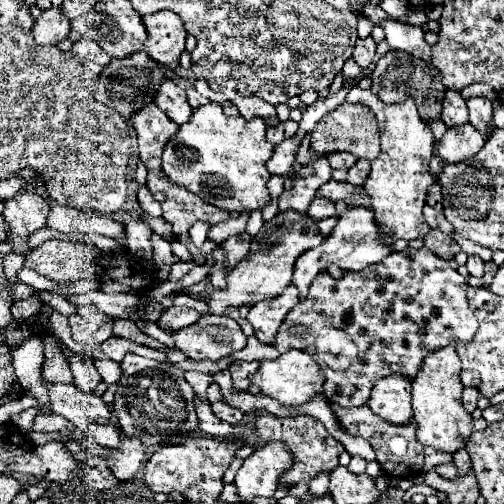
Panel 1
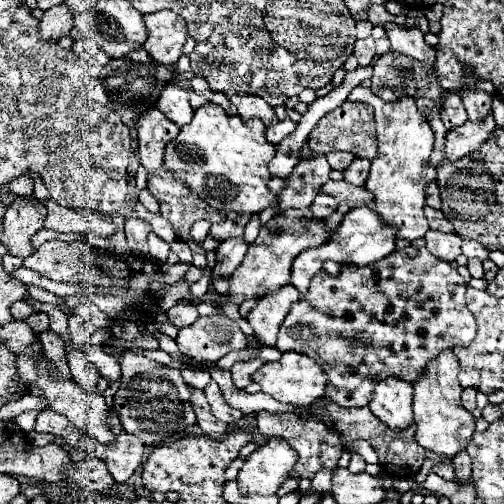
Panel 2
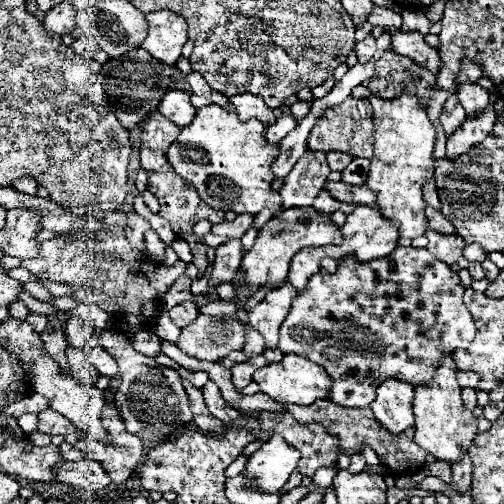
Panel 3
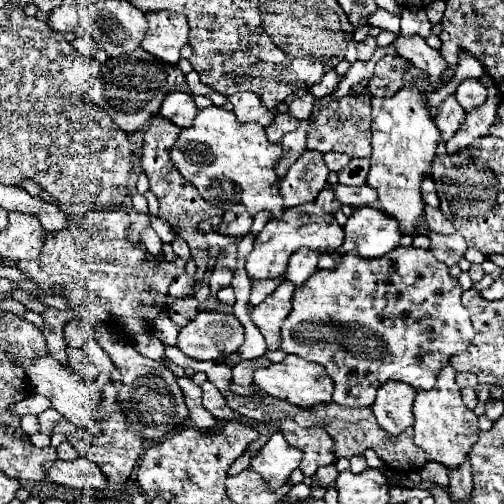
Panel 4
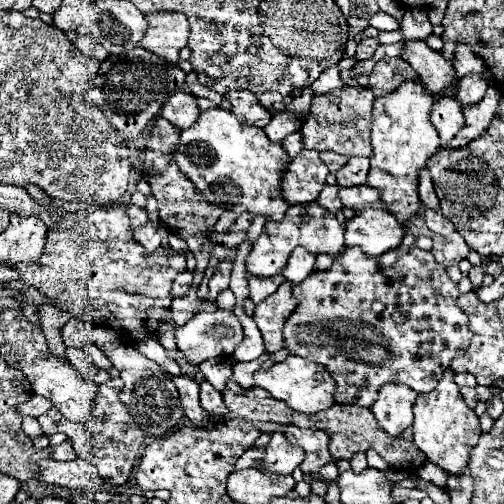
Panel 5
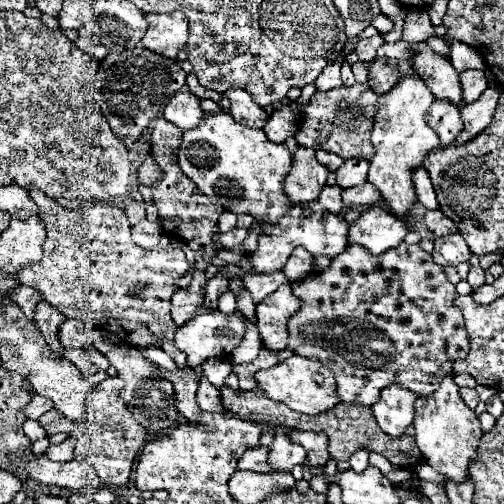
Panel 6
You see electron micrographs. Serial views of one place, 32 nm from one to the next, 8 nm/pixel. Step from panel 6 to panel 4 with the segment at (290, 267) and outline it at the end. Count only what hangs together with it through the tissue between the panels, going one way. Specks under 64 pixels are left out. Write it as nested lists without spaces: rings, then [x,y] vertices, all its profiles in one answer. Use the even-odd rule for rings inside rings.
[[[298,248],[292,254],[292,260],[288,262],[288,272],[284,272],[284,278],[290,280],[294,286],[302,286],[308,276],[312,276],[318,268],[318,252],[312,252],[308,248]]]

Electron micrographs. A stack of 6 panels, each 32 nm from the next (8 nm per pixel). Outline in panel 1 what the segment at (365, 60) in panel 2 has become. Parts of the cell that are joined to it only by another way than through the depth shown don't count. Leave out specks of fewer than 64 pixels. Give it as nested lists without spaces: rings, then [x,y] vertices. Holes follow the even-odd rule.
[[[368,36],[368,38],[356,42],[352,58],[356,60],[356,64],[358,64],[360,68],[368,68],[368,66],[372,64],[374,54],[376,54],[376,44],[374,44],[374,40]]]

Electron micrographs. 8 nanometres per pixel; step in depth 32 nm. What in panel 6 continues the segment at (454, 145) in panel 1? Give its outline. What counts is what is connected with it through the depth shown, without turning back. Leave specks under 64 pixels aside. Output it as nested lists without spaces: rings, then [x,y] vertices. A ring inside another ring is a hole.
[[[486,88],[482,92],[480,100],[476,100],[472,104],[464,104],[460,108],[464,128],[454,144],[466,144],[468,140],[472,140],[476,134],[480,134],[490,124],[496,104],[498,104],[498,96],[500,96],[498,88]]]

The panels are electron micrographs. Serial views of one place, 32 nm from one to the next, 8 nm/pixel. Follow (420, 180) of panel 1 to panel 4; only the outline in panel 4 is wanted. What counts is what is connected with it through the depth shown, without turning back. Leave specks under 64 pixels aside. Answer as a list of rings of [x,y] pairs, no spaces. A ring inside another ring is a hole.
[[[404,86],[400,88],[400,92],[396,92],[396,96],[372,98],[372,158],[370,158],[372,166],[366,184],[378,190],[378,208],[398,220],[402,234],[414,234],[418,222],[422,220],[424,202],[420,196],[420,184],[424,174],[430,172],[438,142],[440,142],[440,130],[434,126],[430,118],[430,102],[418,88]]]

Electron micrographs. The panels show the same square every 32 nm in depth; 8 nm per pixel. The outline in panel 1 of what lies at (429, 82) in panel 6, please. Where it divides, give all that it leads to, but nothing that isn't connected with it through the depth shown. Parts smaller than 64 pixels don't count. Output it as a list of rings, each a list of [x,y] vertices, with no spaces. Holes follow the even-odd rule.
[[[382,20],[380,26],[386,32],[386,40],[392,50],[408,52],[410,56],[416,56],[424,62],[432,60],[432,46],[424,40],[424,32],[420,26],[404,24],[398,20]]]

